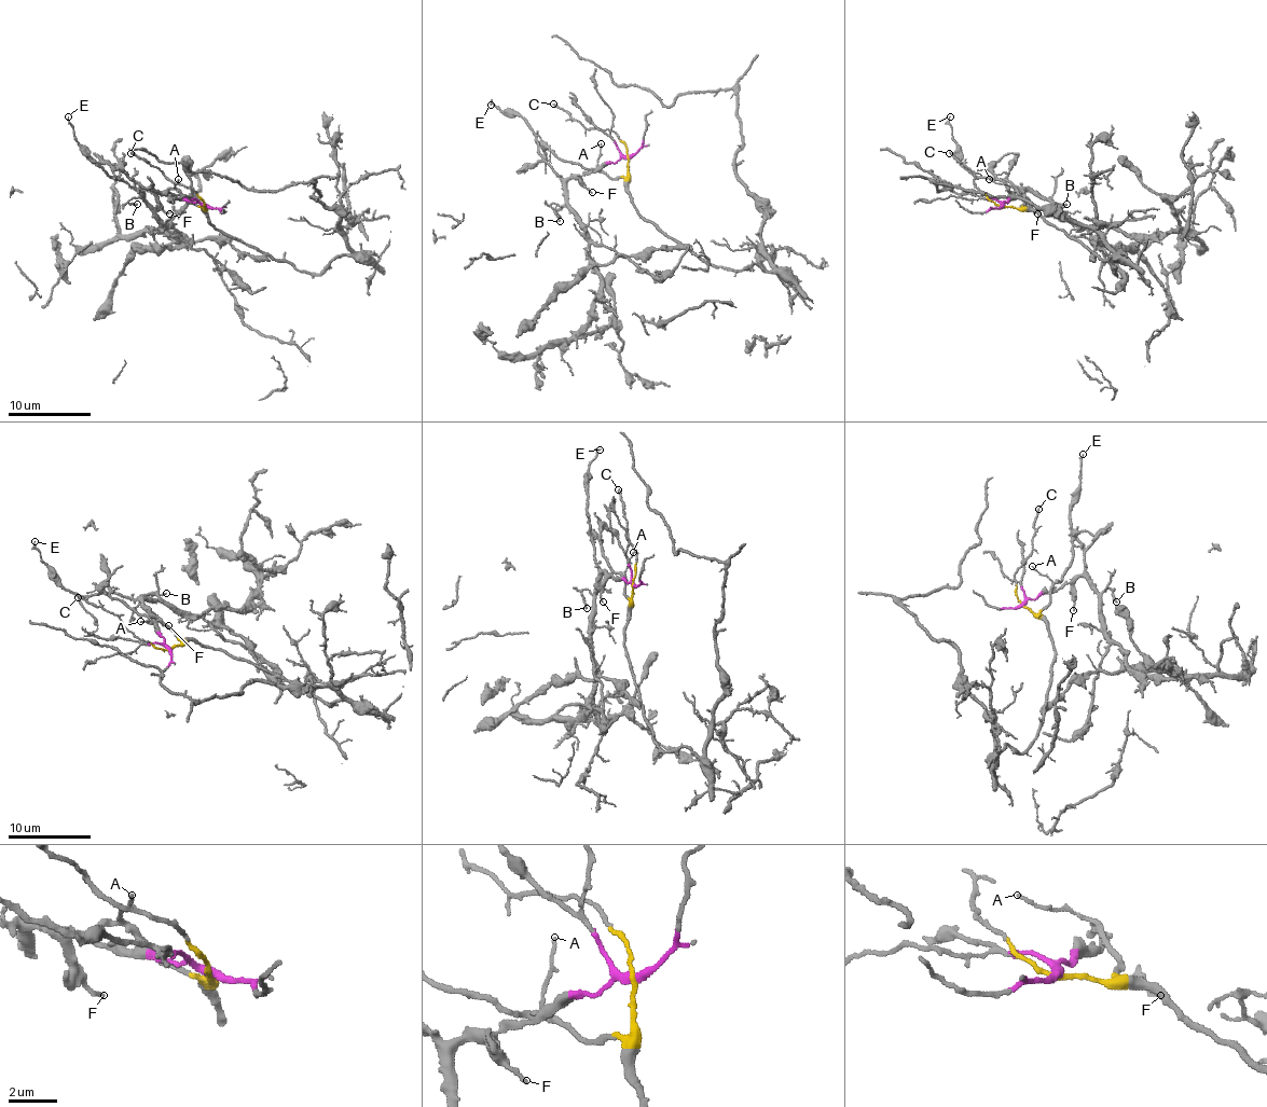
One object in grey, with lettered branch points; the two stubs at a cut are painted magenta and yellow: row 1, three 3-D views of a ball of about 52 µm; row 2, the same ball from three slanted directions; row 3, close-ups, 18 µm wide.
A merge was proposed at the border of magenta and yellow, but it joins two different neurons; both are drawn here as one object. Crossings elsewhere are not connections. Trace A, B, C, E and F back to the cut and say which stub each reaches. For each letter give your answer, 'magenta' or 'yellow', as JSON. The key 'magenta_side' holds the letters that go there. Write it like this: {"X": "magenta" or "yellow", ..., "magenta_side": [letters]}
{"A": "yellow", "B": "magenta", "C": "yellow", "E": "magenta", "F": "magenta", "magenta_side": ["B", "E", "F"]}

